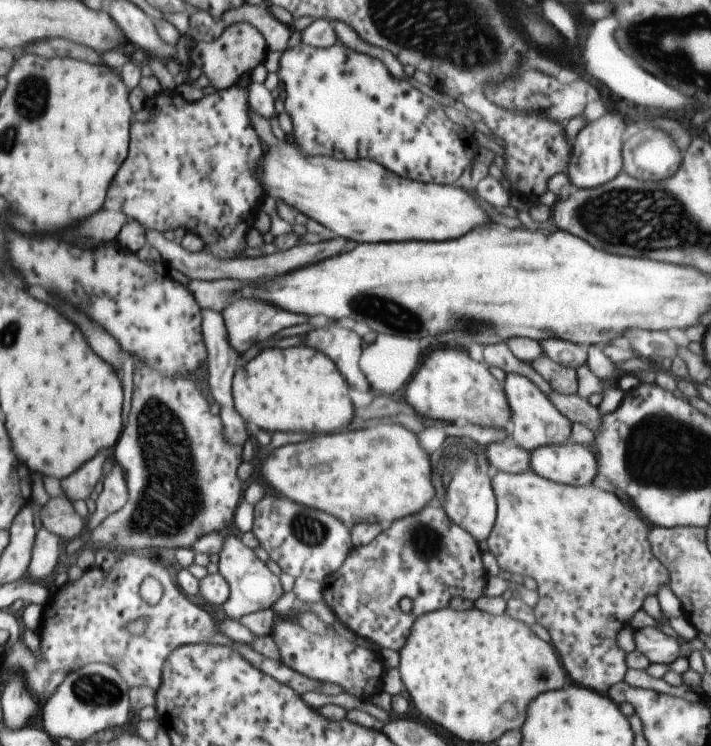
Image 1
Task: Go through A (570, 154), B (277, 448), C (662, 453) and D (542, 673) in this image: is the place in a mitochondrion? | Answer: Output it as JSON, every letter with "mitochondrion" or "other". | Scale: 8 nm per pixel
{"A":"other","B":"other","C":"mitochondrion","D":"mitochondrion"}

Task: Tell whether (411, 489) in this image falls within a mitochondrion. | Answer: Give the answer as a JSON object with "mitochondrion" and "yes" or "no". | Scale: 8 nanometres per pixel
{"mitochondrion":"no"}

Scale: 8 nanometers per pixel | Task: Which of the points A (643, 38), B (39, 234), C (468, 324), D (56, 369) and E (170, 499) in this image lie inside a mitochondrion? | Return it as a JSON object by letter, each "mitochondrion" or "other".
{"A":"mitochondrion","B":"other","C":"mitochondrion","D":"other","E":"mitochondrion"}

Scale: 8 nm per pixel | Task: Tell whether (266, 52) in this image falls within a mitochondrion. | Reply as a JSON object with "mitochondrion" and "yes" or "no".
{"mitochondrion":"no"}

